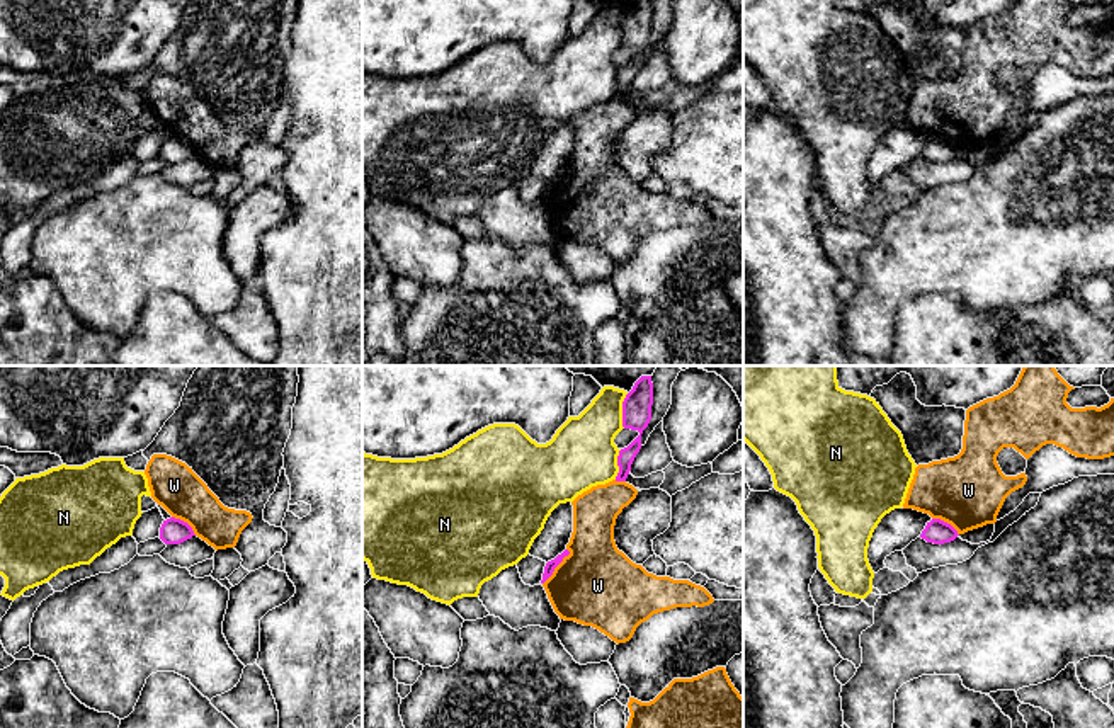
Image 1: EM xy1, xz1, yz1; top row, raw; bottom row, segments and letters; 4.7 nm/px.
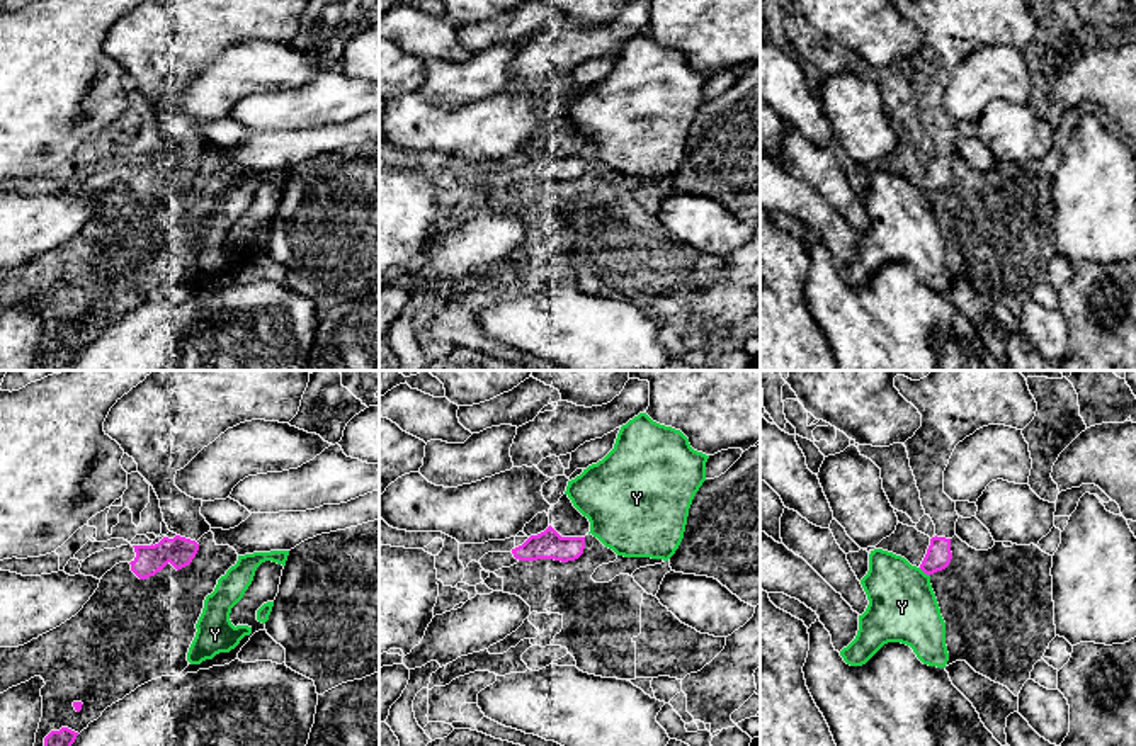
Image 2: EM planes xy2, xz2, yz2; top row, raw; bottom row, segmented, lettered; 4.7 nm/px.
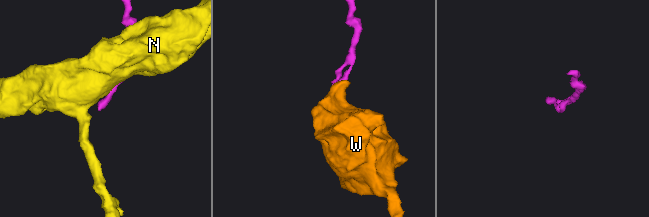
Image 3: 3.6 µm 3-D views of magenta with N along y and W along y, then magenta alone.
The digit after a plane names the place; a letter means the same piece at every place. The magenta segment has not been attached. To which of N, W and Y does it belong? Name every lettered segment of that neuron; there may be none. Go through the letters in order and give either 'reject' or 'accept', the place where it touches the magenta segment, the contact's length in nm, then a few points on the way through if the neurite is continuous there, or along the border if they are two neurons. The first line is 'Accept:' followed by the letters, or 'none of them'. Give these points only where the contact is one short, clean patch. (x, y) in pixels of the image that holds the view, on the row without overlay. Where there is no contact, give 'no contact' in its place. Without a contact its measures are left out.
Accept: none of them
N: reject; meets magenta in xz1 at (623, 29); contact 170 nm long
W: reject; meets magenta in xz1 at (556, 184); contact 200 nm long
Y: reject; meets magenta in yz2 at (924, 191); contact 70 nm long

